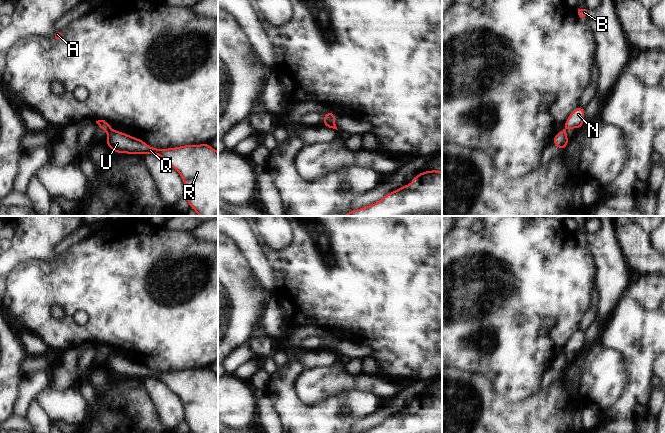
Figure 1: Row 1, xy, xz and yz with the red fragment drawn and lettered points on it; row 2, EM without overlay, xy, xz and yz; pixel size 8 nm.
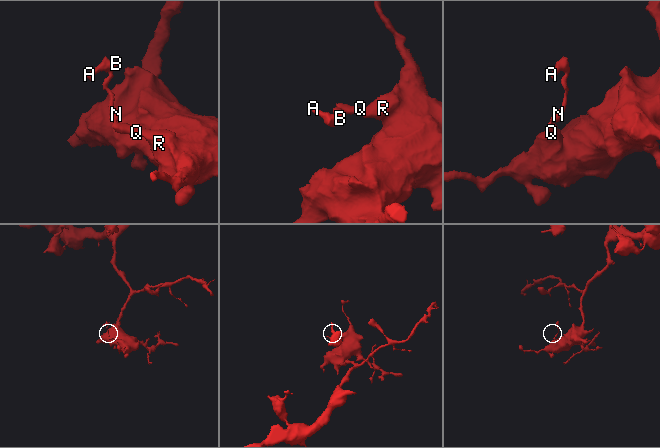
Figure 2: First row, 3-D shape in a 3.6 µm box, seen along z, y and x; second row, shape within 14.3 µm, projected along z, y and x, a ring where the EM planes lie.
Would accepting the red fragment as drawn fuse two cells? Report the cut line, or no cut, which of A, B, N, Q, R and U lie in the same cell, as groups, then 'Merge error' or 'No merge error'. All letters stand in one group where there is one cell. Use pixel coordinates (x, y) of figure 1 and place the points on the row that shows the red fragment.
Split along xy (110, 128), (107, 130). Groups: A B N / Q R U. Merge error.

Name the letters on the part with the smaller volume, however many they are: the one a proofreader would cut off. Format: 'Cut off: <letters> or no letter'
Cut off: A, B, N

